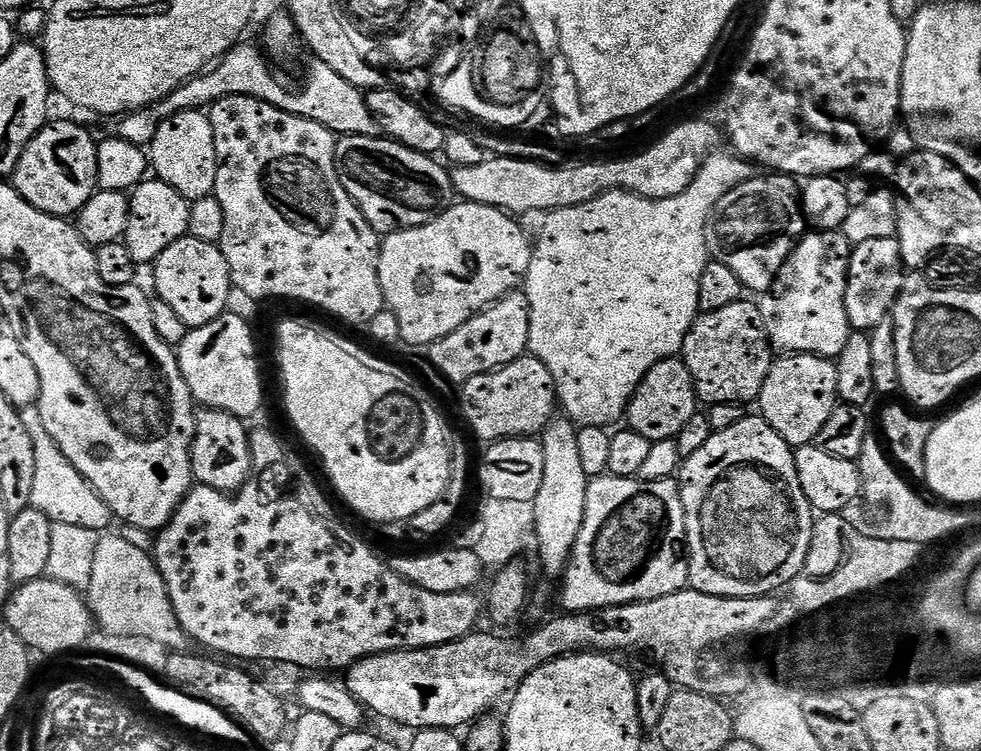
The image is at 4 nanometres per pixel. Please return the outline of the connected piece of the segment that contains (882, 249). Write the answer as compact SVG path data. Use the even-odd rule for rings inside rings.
M895 236L873 238L852 248L846 278L846 318L849 329L871 333L883 320L889 319L906 279L900 241Z

